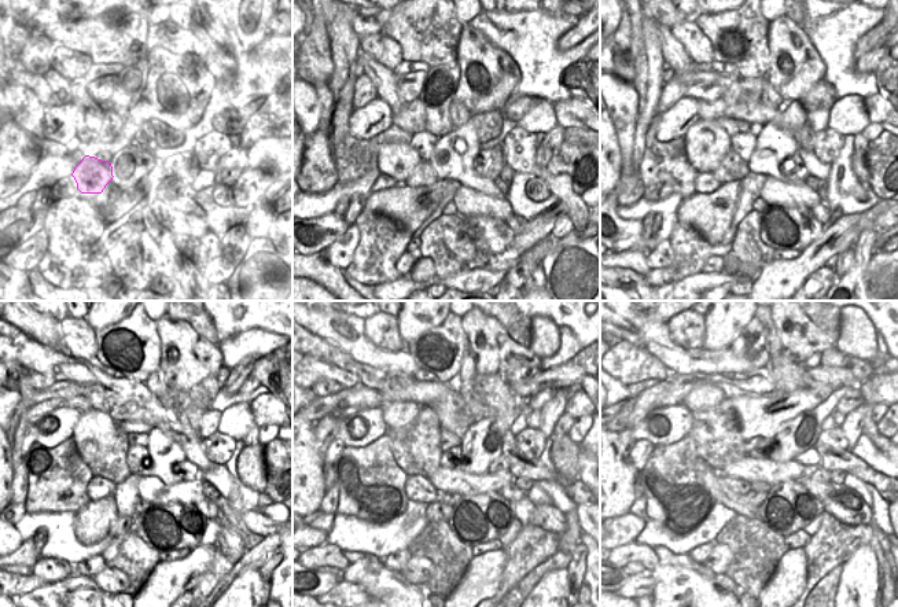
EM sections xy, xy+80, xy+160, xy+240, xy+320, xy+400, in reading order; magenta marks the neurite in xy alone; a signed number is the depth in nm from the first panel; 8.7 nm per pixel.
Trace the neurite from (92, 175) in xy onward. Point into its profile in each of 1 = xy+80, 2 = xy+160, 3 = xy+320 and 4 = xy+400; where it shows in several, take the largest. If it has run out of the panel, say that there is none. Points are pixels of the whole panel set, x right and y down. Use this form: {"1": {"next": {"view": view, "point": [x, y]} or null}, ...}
{"1": {"next": {"view": "xy+80", "point": [397, 159]}}, "2": {"next": {"view": "xy+160", "point": [706, 142]}}, "3": {"next": {"view": "xy+320", "point": [396, 415]}}, "4": {"next": {"view": "xy+400", "point": [705, 396]}}}

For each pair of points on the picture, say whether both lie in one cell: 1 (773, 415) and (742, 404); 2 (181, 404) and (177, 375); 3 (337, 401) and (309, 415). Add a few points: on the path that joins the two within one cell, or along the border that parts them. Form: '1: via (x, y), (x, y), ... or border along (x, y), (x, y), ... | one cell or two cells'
1: via (765, 415), (755, 415), (750, 411) | one cell
2: border along (168, 385), (187, 392) | two cells
3: via (330, 404), (316, 411) | one cell

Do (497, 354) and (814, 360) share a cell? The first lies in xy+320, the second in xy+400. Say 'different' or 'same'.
different

